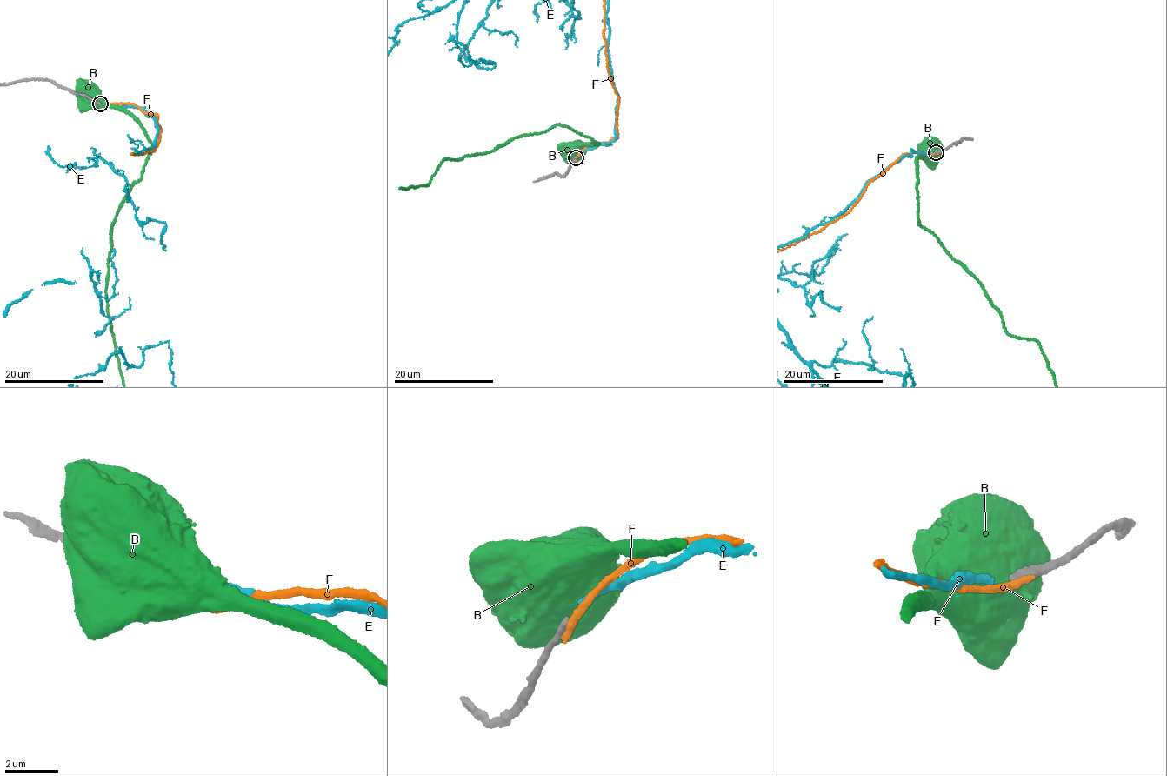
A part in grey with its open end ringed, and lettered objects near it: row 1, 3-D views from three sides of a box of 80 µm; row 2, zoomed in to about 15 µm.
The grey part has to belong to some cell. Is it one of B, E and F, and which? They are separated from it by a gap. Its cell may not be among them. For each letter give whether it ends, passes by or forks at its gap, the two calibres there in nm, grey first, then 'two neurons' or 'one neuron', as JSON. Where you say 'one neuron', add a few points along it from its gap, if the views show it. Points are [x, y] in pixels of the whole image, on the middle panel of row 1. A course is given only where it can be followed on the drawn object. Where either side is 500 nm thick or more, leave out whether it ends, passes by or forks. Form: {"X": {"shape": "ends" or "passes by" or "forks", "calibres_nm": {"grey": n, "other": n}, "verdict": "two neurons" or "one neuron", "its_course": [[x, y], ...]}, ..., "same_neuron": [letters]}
{"B": {"calibres_nm": {"grey": 280, "other": 1000}, "verdict": "two neurons"}, "E": {"shape": "ends", "calibres_nm": {"grey": 280, "other": 260}, "verdict": "one neuron"}, "F": {"shape": "ends", "calibres_nm": {"grey": 280, "other": 320}, "verdict": "two neurons"}, "same_neuron": ["E"]}

